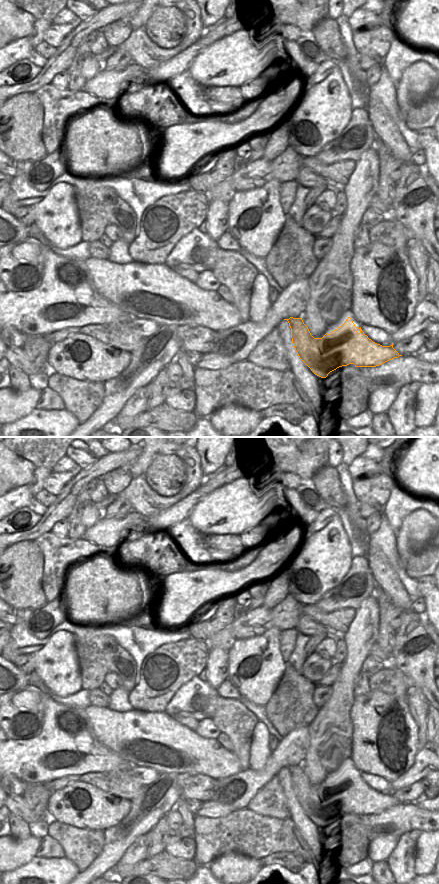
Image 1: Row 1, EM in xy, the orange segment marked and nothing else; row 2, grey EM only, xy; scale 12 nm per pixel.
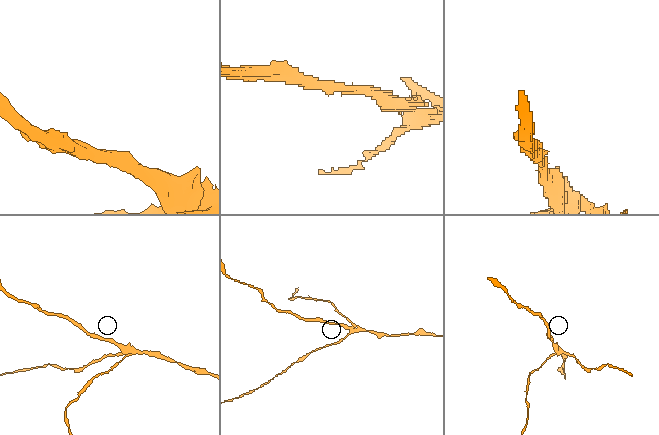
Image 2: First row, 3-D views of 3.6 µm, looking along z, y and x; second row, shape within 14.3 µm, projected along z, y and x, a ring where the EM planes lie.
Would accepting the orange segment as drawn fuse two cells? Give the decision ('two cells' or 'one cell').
two cells

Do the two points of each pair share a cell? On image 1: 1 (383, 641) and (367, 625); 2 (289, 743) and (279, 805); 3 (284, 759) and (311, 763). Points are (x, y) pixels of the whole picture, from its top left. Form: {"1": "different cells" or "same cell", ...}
{"1": "different cells", "2": "different cells", "3": "different cells"}

